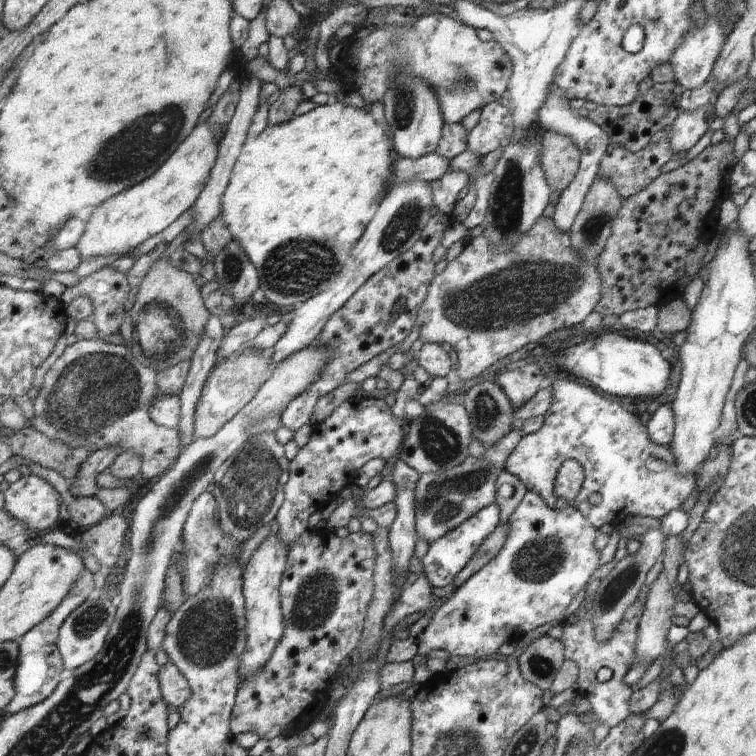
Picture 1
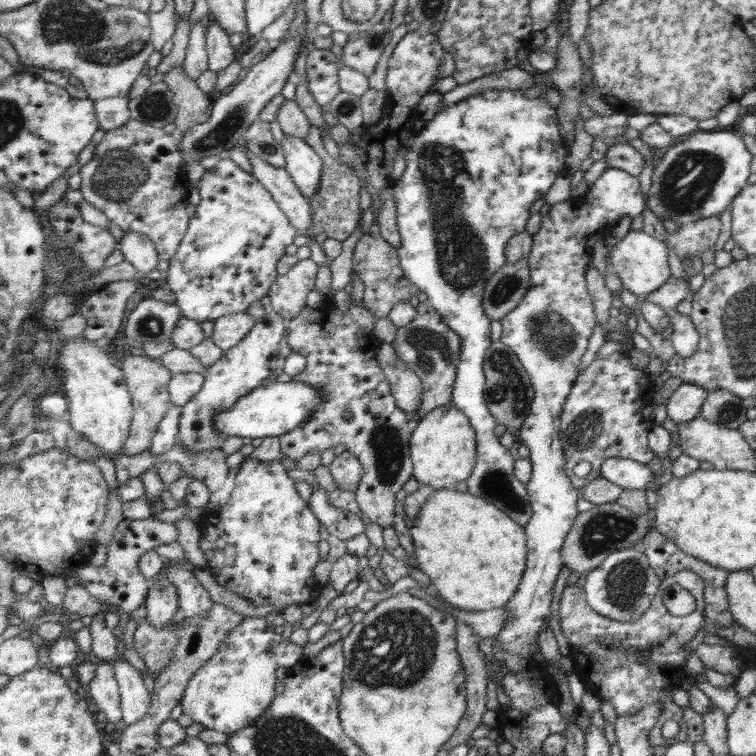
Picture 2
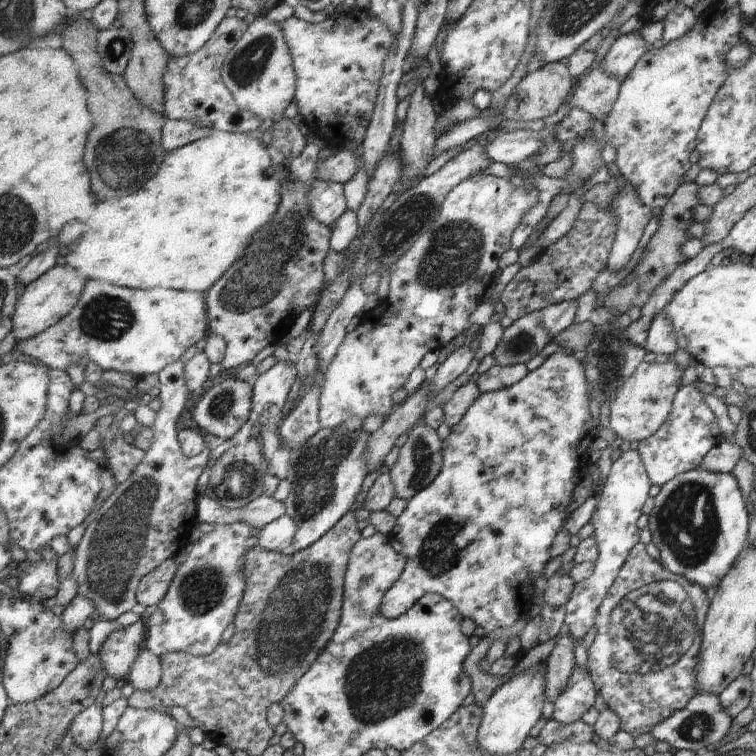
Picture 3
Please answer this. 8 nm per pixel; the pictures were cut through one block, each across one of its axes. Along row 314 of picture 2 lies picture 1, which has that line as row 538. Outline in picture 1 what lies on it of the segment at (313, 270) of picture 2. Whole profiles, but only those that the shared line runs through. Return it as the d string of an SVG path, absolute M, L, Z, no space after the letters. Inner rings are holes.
M351 398L343 402L331 418L313 426L313 436L307 446L299 450L295 460L291 460L291 480L285 488L285 504L277 516L279 522L279 538L287 544L289 550L295 548L295 542L309 530L307 518L315 512L311 506L315 502L327 504L333 492L339 492L345 486L347 474L355 476L359 468L363 468L373 458L391 460L397 452L401 452L407 436L407 426L411 420L395 418L385 400L375 398Z

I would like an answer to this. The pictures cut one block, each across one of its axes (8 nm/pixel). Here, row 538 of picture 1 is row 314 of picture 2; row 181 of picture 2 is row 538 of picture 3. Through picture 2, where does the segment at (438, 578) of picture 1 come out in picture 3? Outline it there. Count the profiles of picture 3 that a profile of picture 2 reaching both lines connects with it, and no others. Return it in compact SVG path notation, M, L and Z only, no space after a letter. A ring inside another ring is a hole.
M553 352L551 356L545 356L543 364L539 368L535 368L531 374L527 374L521 382L497 390L497 392L489 392L489 394L481 394L469 408L467 414L463 416L463 420L451 428L451 434L447 440L443 440L443 458L445 458L445 466L439 474L439 478L425 490L421 490L415 498L409 500L407 510L403 512L403 516L397 520L397 526L393 530L393 538L397 538L403 544L403 552L407 554L407 570L403 572L403 578L399 578L395 582L395 586L391 586L385 596L383 602L379 606L379 614L387 620L395 620L399 616L403 616L405 612L409 612L421 598L425 598L427 594L441 594L443 598L447 598L451 604L455 604L455 608L459 610L459 614L463 618L471 618L475 622L475 626L483 628L483 640L489 640L489 646L493 642L503 642L505 648L511 640L519 640L521 642L521 634L527 628L527 624L531 622L531 606L537 606L533 602L535 598L535 588L533 582L541 580L539 576L545 576L545 564L549 564L549 546L551 540L555 538L557 532L561 532L563 520L565 520L565 510L567 504L573 502L571 498L571 490L573 486L583 478L587 478L585 472L589 472L589 454L587 454L587 442L593 438L593 426L589 422L589 412L587 412L587 400L585 400L585 376L581 370L581 364L575 360L575 354L571 352Z

